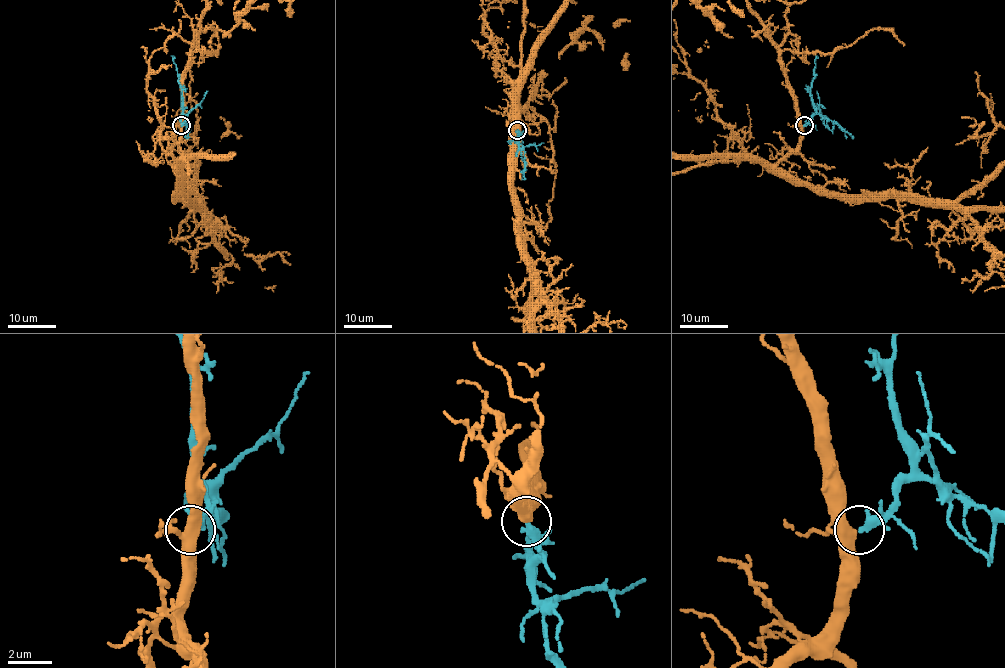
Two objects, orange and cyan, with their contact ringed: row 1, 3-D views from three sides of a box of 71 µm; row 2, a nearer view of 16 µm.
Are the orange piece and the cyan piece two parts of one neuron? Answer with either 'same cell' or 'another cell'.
same cell

